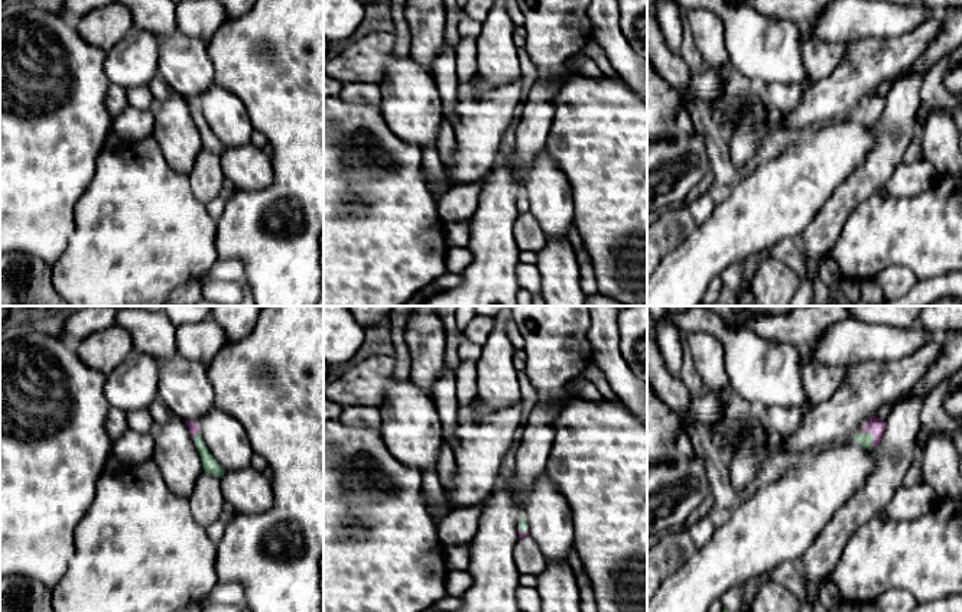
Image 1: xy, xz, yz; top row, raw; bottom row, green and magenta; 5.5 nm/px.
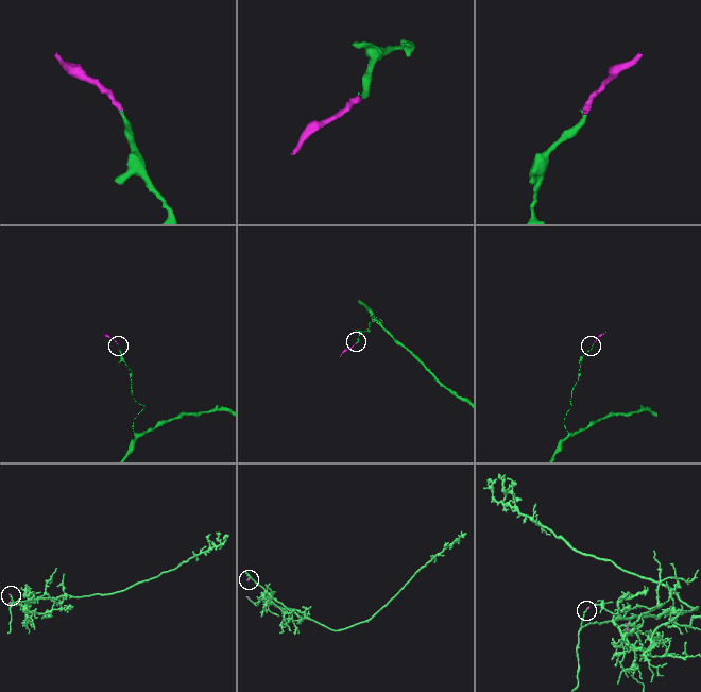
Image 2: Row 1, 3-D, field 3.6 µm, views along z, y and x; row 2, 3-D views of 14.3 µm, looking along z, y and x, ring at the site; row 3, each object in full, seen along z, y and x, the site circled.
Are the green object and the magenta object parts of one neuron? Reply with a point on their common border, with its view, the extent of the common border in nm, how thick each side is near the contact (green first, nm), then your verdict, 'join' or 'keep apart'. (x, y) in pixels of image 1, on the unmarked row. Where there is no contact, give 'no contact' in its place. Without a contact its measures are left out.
contact yz (873, 113); length 110 nm; calibres 80 and 90 nm; join

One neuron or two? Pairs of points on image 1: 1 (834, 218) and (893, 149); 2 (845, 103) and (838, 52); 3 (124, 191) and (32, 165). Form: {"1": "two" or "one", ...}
{"1": "one", "2": "two", "3": "two"}

